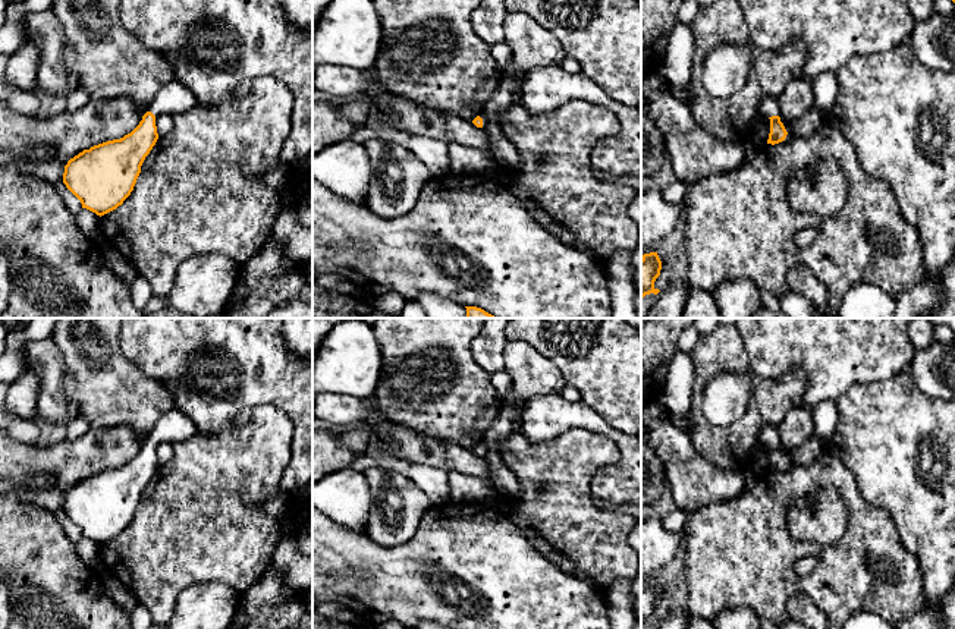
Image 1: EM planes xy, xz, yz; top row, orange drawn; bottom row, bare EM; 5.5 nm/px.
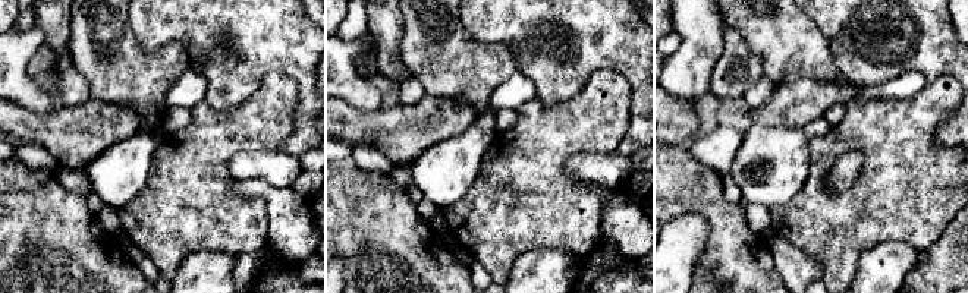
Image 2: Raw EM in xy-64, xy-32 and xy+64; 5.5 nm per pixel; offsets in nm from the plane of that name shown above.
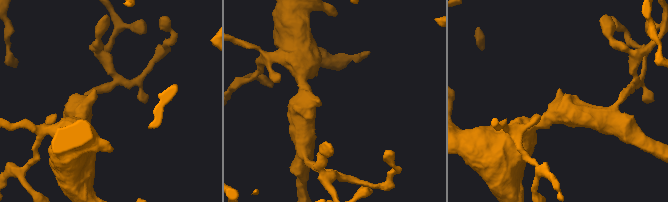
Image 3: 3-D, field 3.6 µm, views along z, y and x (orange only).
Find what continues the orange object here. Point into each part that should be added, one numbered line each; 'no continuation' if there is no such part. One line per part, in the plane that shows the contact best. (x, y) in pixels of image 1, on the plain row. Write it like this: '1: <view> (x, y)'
1: xz (500, 444)

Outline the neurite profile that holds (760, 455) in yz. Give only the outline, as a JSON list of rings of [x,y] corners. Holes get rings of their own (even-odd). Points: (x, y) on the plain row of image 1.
[[[757,444],[751,452],[750,469],[754,472],[766,472],[770,462],[770,447],[764,444]]]

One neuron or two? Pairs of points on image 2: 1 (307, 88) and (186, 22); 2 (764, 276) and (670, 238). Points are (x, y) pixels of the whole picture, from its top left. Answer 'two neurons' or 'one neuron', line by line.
1: one neuron
2: two neurons

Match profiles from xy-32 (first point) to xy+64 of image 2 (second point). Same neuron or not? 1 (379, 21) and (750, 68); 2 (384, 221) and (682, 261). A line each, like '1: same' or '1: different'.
1: same
2: different

